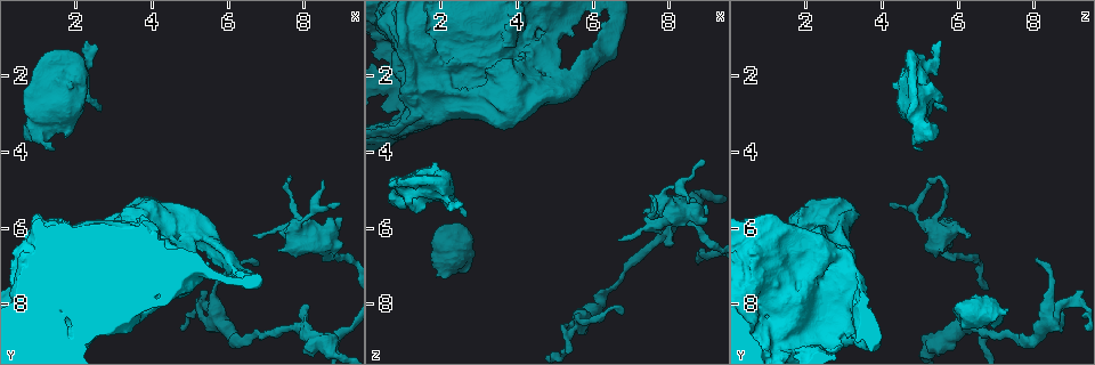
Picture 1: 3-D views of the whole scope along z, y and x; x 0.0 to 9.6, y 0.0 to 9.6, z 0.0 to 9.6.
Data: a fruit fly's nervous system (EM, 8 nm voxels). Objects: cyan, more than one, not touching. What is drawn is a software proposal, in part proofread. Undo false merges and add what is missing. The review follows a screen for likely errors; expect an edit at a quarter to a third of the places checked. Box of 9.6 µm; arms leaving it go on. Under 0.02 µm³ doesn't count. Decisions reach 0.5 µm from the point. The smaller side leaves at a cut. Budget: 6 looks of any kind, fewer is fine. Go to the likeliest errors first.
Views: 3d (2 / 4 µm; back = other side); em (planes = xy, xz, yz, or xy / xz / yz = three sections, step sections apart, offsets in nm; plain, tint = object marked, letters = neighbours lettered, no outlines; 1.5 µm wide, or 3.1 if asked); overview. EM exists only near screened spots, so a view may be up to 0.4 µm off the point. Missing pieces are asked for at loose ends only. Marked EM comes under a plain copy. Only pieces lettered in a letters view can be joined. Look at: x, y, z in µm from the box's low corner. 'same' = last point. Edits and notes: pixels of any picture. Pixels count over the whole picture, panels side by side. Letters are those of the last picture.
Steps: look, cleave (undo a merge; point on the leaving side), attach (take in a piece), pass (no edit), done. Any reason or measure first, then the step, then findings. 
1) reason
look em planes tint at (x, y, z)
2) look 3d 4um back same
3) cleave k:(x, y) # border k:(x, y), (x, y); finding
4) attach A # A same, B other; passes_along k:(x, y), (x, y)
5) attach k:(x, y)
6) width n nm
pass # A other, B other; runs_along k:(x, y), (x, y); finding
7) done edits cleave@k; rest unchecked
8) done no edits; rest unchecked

sudden change in width
look em yz step 4 letters at (1.10, 3.40, 5.05)

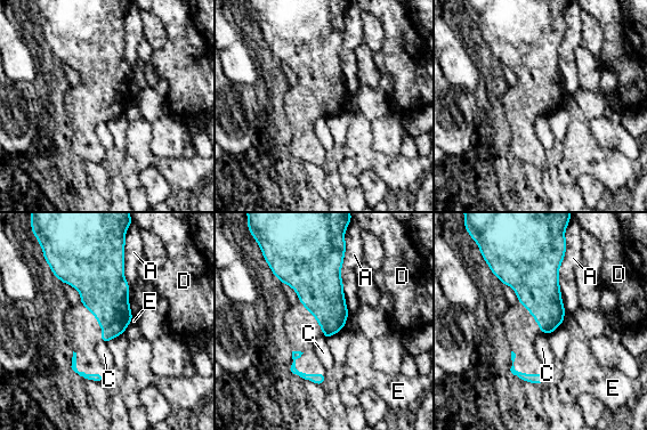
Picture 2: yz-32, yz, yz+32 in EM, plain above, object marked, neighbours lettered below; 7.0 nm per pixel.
pass # A other, C other, D other, E other; border 2:(345, 230), (341, 284), (349, 314); continuous, no second neuron

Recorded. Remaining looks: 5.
tapers out
look 3d 2um back at (2.65, 2.90, 5.70)

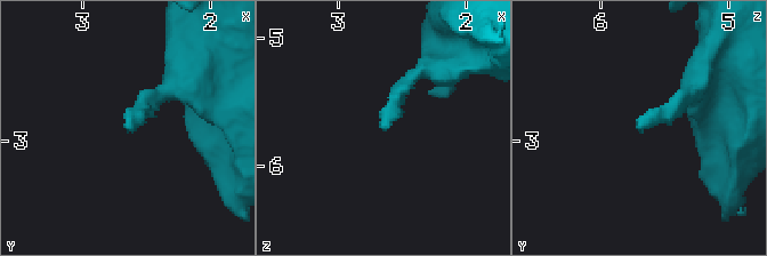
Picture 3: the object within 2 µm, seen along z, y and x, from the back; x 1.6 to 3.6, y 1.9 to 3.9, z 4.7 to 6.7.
now the EM
look em planes tint at (2.66, 2.92, 5.70)

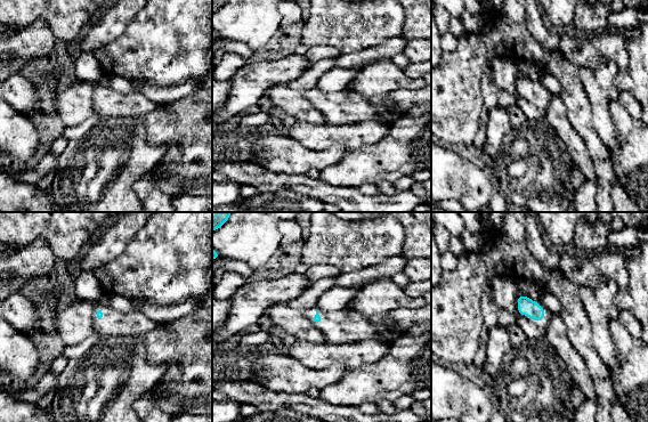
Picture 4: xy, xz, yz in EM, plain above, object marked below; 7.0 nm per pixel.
look em planes letters same

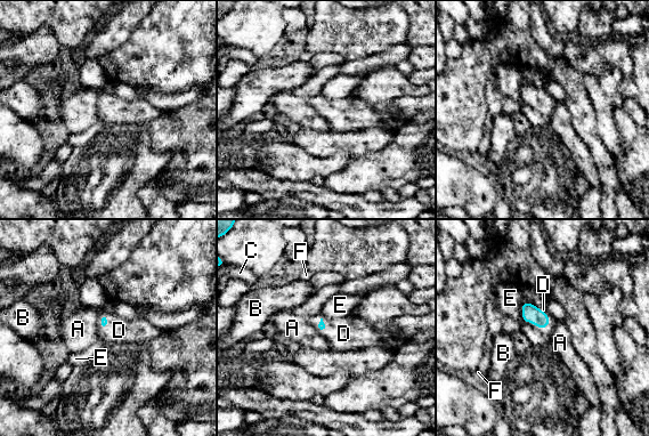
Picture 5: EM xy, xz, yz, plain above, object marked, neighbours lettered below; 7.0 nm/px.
longest_contact D 170 nm
attach D # A other, B other, C other, D same, E other, F other; the neuron continues

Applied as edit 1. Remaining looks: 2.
done edits attach@5; rest unchecked

